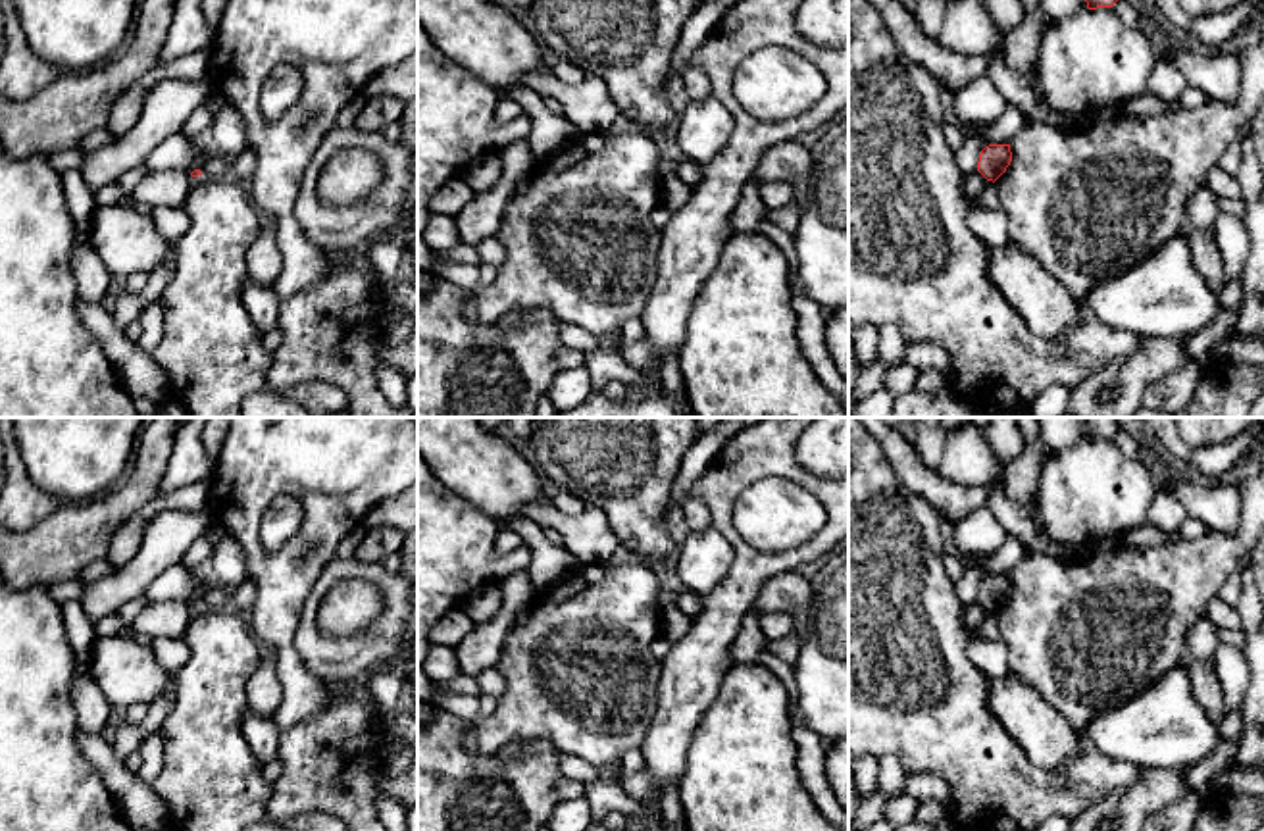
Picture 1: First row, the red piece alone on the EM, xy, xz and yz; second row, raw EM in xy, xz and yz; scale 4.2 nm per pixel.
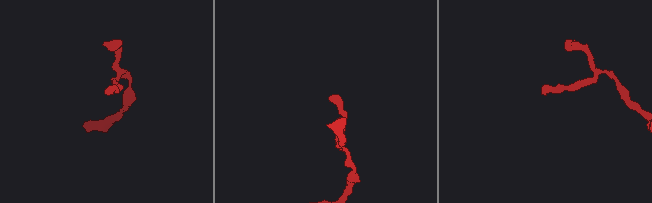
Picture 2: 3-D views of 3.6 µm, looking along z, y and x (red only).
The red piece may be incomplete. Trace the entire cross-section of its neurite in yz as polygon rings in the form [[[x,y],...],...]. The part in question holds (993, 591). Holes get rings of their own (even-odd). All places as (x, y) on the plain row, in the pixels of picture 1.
[[[989,575],[981,581],[977,602],[987,612],[997,612],[1012,592],[1010,575]]]

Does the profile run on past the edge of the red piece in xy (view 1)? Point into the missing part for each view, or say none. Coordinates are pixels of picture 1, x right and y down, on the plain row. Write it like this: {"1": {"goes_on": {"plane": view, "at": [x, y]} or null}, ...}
{"1": {"goes_on": null}}

